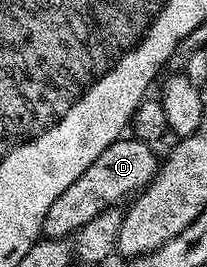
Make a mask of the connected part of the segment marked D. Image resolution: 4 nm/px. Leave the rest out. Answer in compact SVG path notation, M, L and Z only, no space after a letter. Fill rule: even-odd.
M125 135L120 140L110 143L54 203L50 203L50 211L46 211L43 236L48 239L68 239L76 234L79 229L102 211L119 206L129 198L147 187L156 178L158 156L151 144L146 141L137 141L131 135ZM125 200L125 201L124 201ZM124 201L124 202L120 202Z

